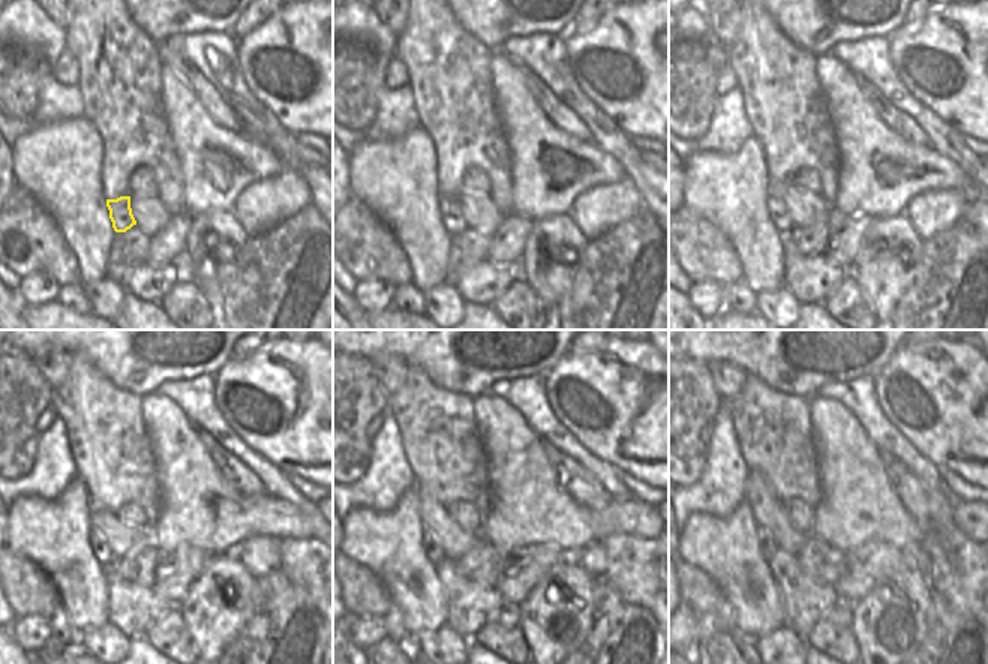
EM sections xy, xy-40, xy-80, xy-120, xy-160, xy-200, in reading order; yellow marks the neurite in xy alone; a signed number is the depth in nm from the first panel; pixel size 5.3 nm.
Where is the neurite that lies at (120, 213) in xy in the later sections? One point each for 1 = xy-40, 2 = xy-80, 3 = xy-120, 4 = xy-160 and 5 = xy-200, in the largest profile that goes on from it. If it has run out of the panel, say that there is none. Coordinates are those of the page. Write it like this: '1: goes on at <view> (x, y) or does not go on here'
1: goes on at xy-40 (453, 219)
2: goes on at xy-80 (778, 212)
3: goes on at xy-120 (102, 552)
4: goes on at xy-160 (434, 550)
5: goes on at xy-200 (768, 546)

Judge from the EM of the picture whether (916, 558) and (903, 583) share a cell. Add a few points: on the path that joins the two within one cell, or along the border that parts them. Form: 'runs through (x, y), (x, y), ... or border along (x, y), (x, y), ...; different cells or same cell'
border along (910, 564), (925, 576); different cells

